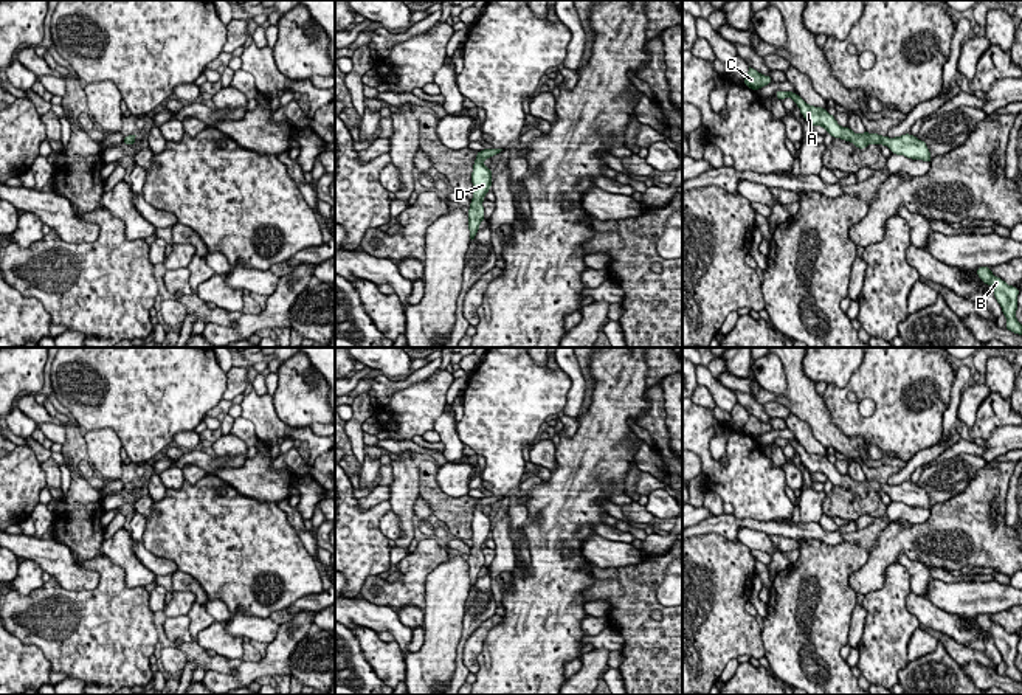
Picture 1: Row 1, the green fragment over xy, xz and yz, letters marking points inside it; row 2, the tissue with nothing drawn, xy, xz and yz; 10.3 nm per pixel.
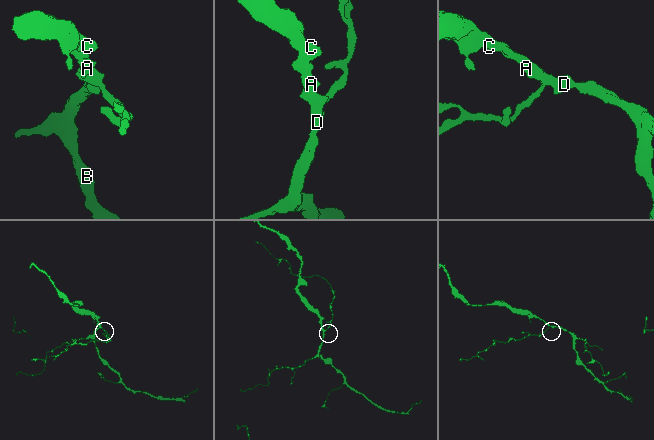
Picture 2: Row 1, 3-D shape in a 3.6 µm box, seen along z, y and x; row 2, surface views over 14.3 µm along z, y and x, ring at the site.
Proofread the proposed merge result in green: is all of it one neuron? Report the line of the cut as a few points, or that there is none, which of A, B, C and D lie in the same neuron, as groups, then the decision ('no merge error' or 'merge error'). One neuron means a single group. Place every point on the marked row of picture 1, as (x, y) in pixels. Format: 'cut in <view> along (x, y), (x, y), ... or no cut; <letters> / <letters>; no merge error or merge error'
no cut; A B C D; no merge error

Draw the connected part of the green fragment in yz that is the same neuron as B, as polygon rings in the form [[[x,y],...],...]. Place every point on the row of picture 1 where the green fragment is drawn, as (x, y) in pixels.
[[[979,267],[977,276],[982,279],[982,282],[993,287],[994,296],[1002,307],[1002,313],[1006,316],[1005,329],[1022,335],[1022,324],[1016,320],[1019,289],[1008,285],[1003,279],[994,276],[991,273],[991,267]]]

